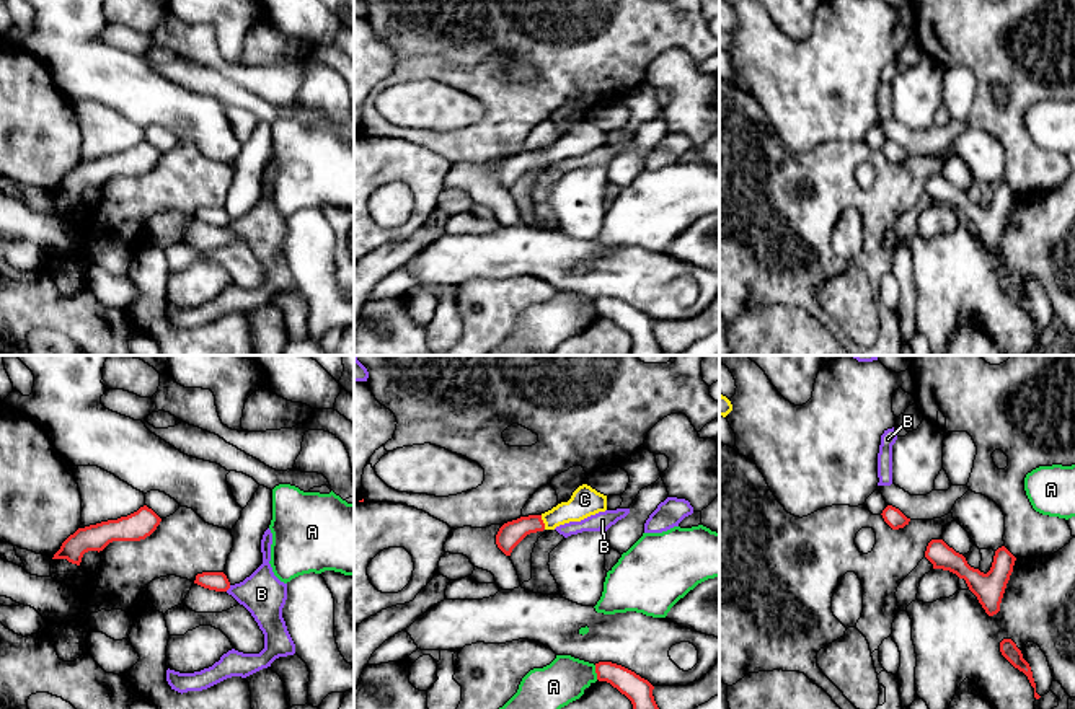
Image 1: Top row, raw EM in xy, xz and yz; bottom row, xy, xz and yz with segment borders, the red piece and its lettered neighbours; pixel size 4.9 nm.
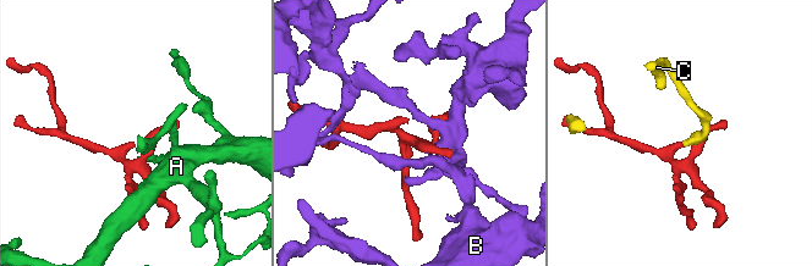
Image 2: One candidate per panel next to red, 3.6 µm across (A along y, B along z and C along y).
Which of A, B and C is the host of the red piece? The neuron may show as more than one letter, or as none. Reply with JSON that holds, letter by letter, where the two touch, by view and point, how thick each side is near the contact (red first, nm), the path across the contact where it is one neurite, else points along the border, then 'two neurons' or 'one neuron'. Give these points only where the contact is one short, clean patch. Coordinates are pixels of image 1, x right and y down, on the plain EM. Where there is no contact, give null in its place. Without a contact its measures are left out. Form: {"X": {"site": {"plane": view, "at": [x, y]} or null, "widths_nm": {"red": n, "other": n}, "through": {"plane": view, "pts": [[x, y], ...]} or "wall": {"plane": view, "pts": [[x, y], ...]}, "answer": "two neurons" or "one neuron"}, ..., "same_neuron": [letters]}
{"A": {"site": {"plane": "xz", "at": [596, 307]}, "widths_nm": {"red": 130, "other": 220}, "wall": {"plane": "xz", "pts": [[594, 300], [597, 313]]}, "answer": "two neurons"}, "B": {"site": {"plane": "xy", "at": [227, 224]}, "widths_nm": {"red": 100, "other": 220}, "answer": "two neurons"}, "C": {"site": {"plane": "xz", "at": [542, 157]}, "widths_nm": {"red": 120, "other": 140}, "through": {"plane": "xz", "pts": [[511, 168], [524, 160], [542, 157], [575, 145], [584, 136]]}, "answer": "one neuron"}, "same_neuron": ["C"]}

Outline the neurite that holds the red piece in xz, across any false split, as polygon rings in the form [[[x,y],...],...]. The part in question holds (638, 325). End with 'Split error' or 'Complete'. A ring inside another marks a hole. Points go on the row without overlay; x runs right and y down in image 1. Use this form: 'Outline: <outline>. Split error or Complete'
Outline: [[[612,297],[595,298],[595,308],[599,316],[610,318],[631,336],[630,355],[664,355],[653,331],[654,321],[648,315]]]. Complete

